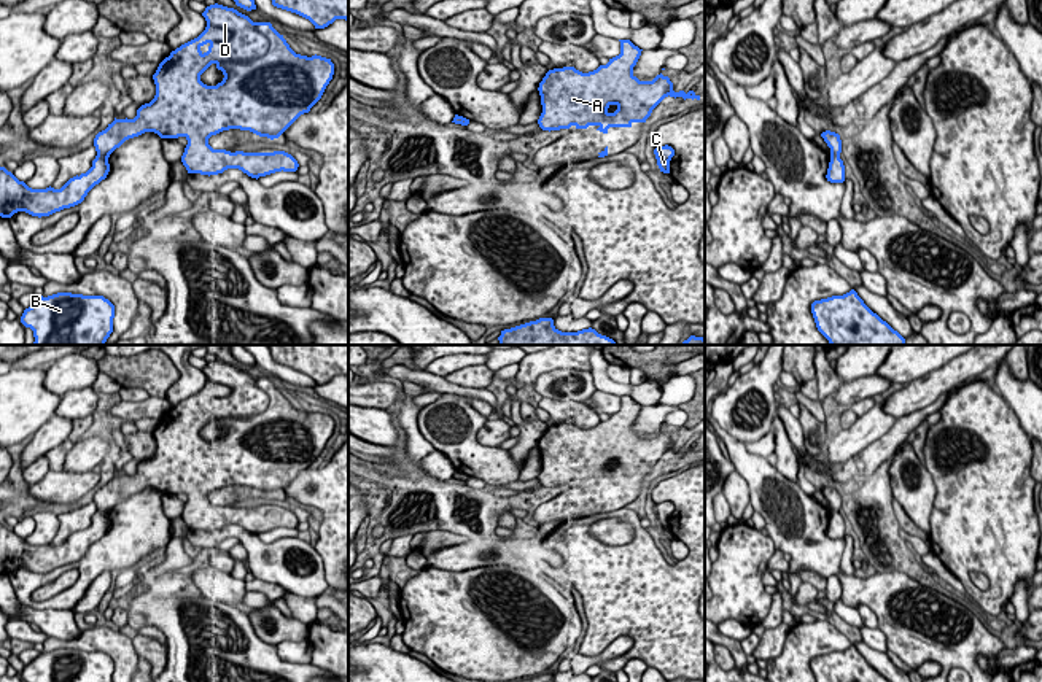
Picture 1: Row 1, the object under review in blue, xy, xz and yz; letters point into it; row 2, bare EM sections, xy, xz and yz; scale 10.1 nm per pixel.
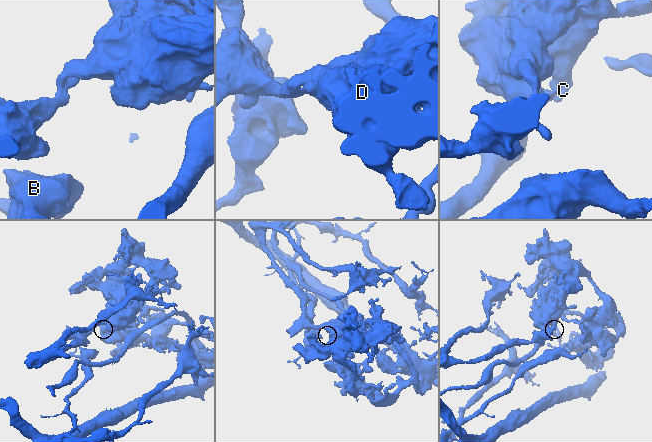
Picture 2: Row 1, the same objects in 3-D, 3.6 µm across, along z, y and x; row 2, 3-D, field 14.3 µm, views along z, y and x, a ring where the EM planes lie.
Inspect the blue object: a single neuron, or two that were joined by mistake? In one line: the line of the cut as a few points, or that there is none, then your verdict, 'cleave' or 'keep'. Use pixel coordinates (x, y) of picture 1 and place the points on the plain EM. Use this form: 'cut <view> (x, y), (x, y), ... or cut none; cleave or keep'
cut xy (97, 511), (107, 517); cleave

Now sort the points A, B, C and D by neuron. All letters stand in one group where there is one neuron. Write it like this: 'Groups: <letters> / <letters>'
Groups: A C D / B

